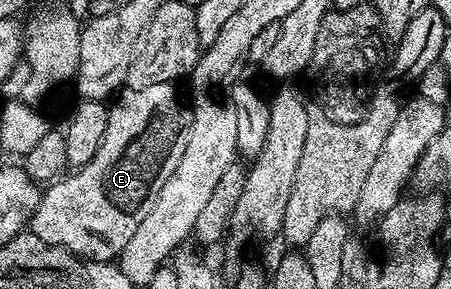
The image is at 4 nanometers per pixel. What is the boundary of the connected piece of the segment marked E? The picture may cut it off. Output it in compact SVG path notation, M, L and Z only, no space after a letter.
M155 83L155 87L142 89L125 89L108 106L106 131L94 158L85 166L52 182L42 192L39 207L35 207L28 224L35 236L43 239L43 243L51 243L89 261L113 261L120 258L123 247L127 247L131 235L135 235L139 228L139 223L147 219L147 211L155 207L155 199L159 199L163 183L171 179L171 171L175 171L179 158L187 147L187 135L191 135L192 108L186 102L184 105L173 89L176 88L170 83Z

